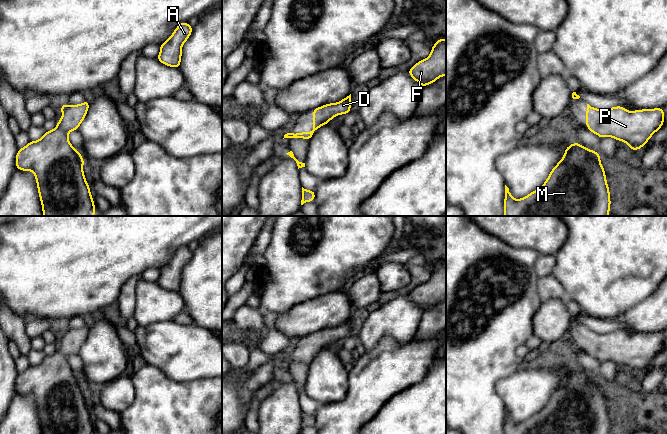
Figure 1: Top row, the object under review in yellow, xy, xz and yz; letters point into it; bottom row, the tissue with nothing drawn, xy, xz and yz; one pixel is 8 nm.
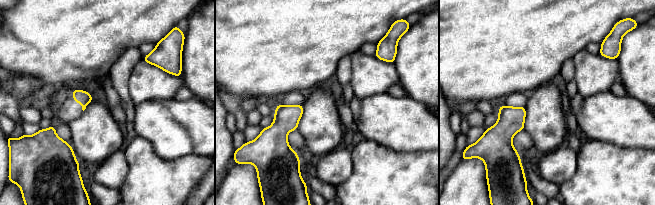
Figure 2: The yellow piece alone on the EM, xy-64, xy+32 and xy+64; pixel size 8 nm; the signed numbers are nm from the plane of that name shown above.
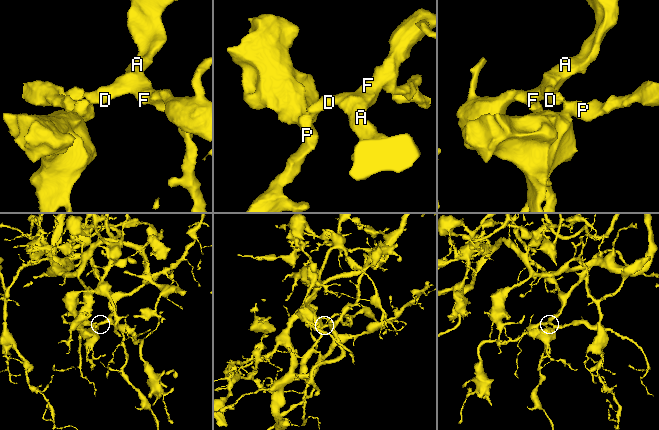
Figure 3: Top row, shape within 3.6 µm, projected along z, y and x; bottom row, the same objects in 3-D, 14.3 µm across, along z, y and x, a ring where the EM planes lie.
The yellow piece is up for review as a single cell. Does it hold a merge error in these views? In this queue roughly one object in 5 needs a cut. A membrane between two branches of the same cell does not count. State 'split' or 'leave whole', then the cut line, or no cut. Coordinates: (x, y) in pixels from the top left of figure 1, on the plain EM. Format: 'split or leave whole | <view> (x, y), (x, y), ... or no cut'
leave whole | no cut

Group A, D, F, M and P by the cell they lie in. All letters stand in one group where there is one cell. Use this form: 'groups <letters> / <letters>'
groups A D F M P

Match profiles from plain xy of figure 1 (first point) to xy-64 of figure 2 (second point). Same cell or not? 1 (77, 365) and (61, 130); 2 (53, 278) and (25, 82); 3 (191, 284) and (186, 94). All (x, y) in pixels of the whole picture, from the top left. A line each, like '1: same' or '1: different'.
1: same
2: different
3: different

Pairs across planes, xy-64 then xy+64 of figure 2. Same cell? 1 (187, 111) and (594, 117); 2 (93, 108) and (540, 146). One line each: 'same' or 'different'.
1: same
2: same

